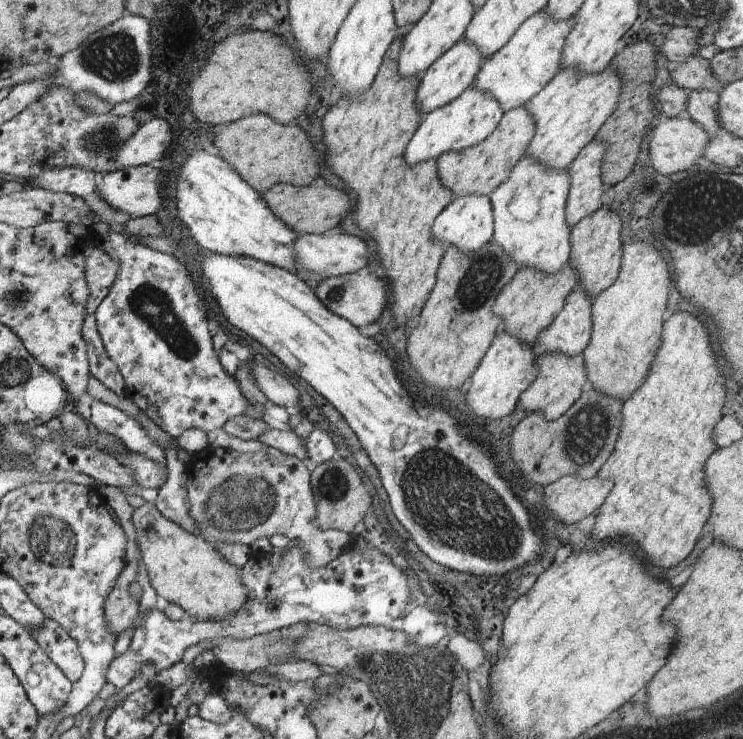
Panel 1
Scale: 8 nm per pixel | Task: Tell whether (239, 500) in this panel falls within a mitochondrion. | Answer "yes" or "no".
yes

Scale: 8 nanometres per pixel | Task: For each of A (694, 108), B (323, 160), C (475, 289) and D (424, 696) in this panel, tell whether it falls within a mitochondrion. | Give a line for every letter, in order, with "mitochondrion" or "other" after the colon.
A: other
B: other
C: mitochondrion
D: mitochondrion

